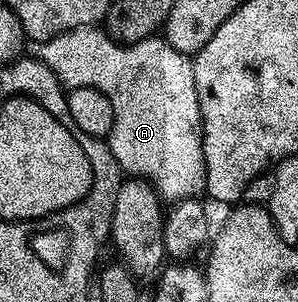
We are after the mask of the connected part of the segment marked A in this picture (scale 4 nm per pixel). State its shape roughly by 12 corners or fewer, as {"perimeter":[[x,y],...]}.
{"perimeter":[[96,25],[29,42],[62,87],[111,100],[122,171],[205,194],[193,58]]}

